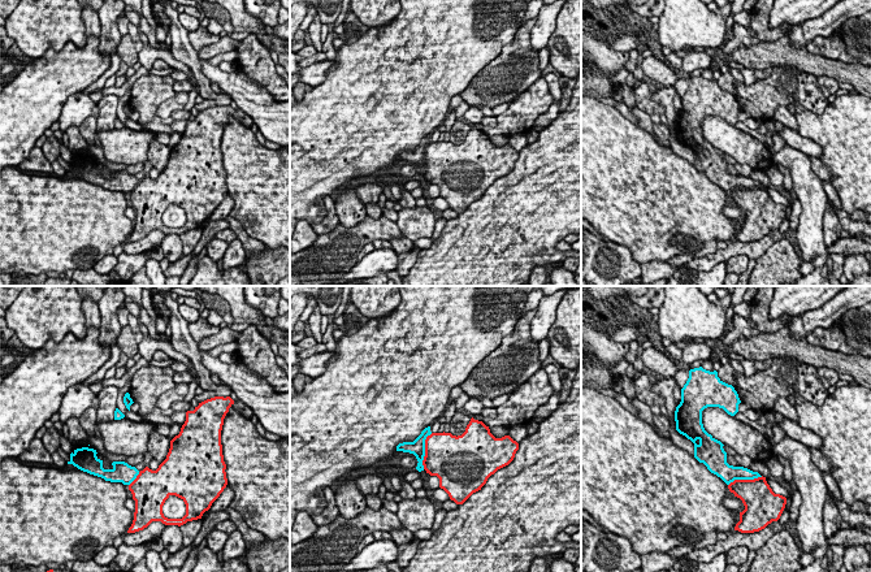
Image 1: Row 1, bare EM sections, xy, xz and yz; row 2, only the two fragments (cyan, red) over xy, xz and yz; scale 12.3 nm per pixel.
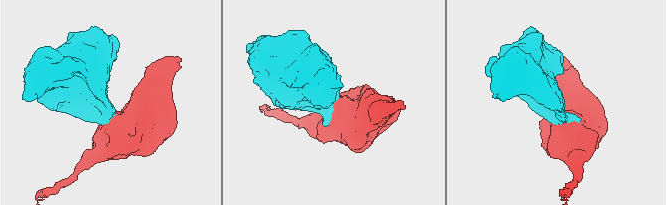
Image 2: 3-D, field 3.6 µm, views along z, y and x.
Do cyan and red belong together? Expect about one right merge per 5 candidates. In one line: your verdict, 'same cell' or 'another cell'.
another cell

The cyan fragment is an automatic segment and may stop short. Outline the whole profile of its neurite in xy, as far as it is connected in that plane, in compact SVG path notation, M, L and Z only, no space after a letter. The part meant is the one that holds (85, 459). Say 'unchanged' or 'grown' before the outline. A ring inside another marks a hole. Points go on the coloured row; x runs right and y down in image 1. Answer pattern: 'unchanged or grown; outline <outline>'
unchanged; outline M77 448L70 454L68 464L73 464L78 469L101 477L105 481L122 482L124 485L130 485L139 474L139 471L135 467L131 467L125 462L113 462L112 469L104 469L103 460L100 460L96 454L98 452L94 448Z

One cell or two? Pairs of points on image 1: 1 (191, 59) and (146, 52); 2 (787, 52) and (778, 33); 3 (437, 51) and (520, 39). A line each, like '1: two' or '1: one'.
1: two
2: two
3: two

